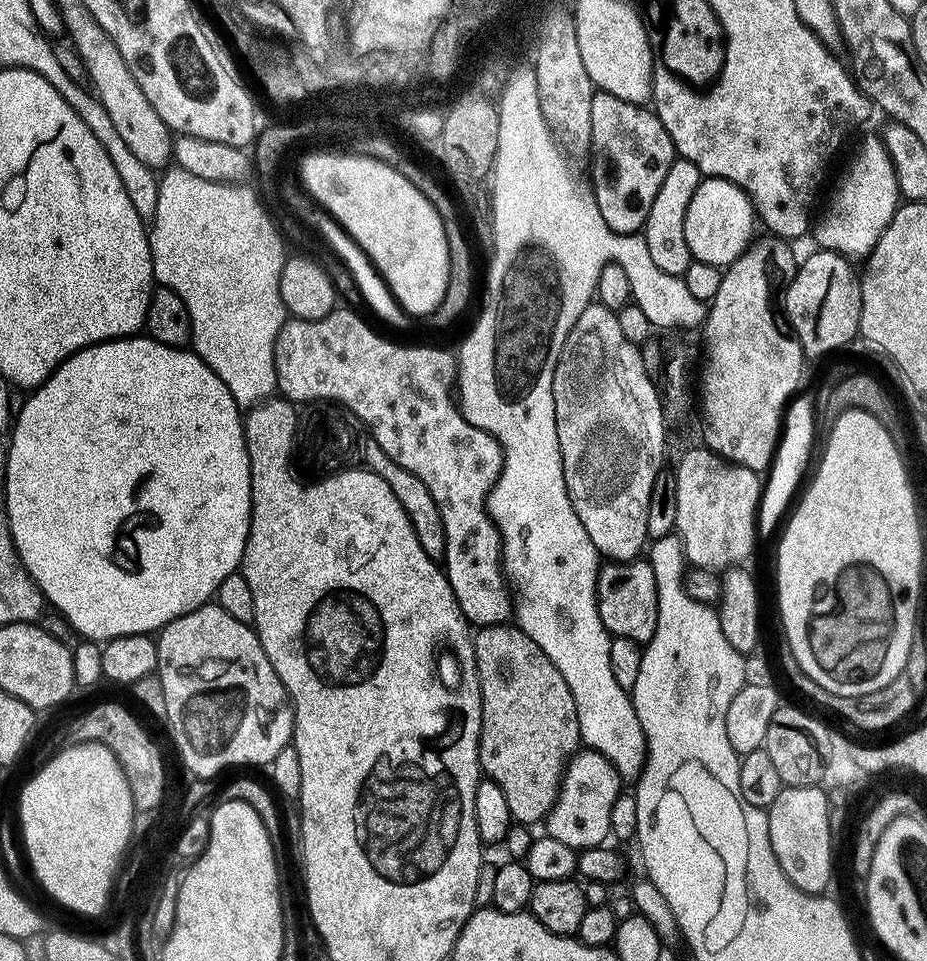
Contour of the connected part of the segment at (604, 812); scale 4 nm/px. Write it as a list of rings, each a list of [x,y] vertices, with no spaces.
[[[591,750],[576,753],[564,769],[560,793],[546,817],[546,835],[577,850],[599,848],[612,836],[610,814],[618,802],[622,781],[618,770],[610,766],[610,758]]]

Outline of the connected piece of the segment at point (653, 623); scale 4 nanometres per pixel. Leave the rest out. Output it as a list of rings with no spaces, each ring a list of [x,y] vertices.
[[[644,558],[626,560],[623,562],[608,562],[600,569],[600,577],[596,583],[596,601],[598,602],[598,614],[604,623],[604,629],[609,636],[621,636],[638,642],[641,646],[648,644],[654,638],[654,630],[658,630],[658,591],[654,580],[654,571],[649,561]]]

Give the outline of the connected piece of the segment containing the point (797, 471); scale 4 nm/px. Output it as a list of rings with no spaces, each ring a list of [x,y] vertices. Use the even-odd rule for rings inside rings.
[[[793,399],[786,409],[786,423],[782,428],[782,439],[779,441],[770,471],[767,473],[768,480],[766,476],[766,483],[762,488],[758,509],[758,532],[761,537],[770,535],[775,530],[776,523],[778,523],[778,528],[782,517],[789,511],[801,487],[800,479],[803,478],[804,471],[808,468],[808,451],[812,448],[812,404],[808,400],[800,399]],[[792,495],[794,495],[793,500]],[[788,503],[790,503],[789,508]],[[780,515],[782,515],[781,520]]]

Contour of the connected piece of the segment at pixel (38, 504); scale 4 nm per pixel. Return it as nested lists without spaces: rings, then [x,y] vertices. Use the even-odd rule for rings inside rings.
[[[137,334],[135,336],[125,336],[118,340],[105,340],[103,344],[91,344],[89,348],[84,348],[81,352],[75,352],[70,358],[66,358],[61,364],[56,365],[55,370],[46,378],[43,384],[31,389],[28,401],[24,405],[19,405],[18,411],[14,416],[14,423],[11,425],[10,433],[12,437],[8,440],[6,451],[6,470],[2,474],[4,480],[4,500],[2,507],[8,511],[8,525],[12,541],[16,547],[16,553],[20,555],[20,560],[24,563],[24,569],[30,574],[30,578],[40,588],[45,601],[52,604],[68,619],[68,624],[77,632],[80,638],[85,641],[107,642],[119,636],[142,636],[155,633],[157,630],[170,623],[174,618],[182,614],[190,614],[190,610],[200,608],[209,603],[215,597],[218,586],[222,586],[222,578],[226,578],[231,572],[237,571],[240,567],[240,560],[244,557],[246,542],[248,541],[248,531],[252,521],[252,475],[250,474],[250,458],[248,457],[248,447],[244,441],[244,421],[242,419],[242,409],[234,402],[230,390],[206,366],[206,362],[195,351],[183,348],[171,348],[162,342],[153,340],[147,334]]]

